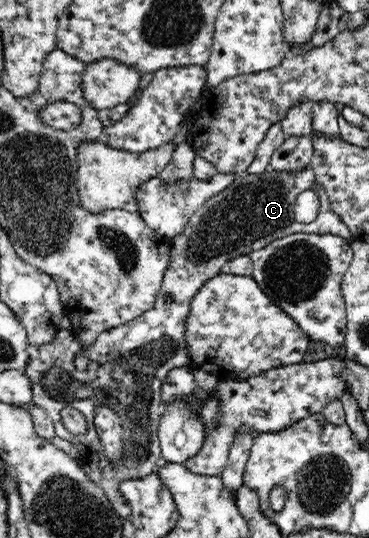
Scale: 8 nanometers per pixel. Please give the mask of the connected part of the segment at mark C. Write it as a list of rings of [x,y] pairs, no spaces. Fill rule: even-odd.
[[[310,165],[296,172],[272,171],[256,176],[248,174],[244,179],[236,177],[234,184],[205,201],[196,210],[196,213],[191,215],[184,229],[176,237],[170,239],[168,269],[164,271],[160,291],[157,293],[154,307],[150,311],[127,324],[102,332],[90,345],[83,345],[83,342],[80,342],[69,330],[60,331],[50,344],[40,347],[38,358],[32,357],[30,364],[23,369],[26,378],[32,383],[32,403],[48,412],[50,419],[54,422],[56,436],[71,442],[76,447],[75,449],[80,451],[88,478],[104,490],[112,508],[121,518],[127,518],[132,511],[130,503],[120,492],[120,485],[124,480],[139,480],[157,473],[160,463],[163,462],[159,443],[159,421],[166,409],[163,401],[163,385],[172,369],[190,366],[187,355],[185,355],[184,321],[188,317],[189,306],[197,290],[209,278],[220,274],[227,261],[234,257],[249,255],[250,252],[262,249],[277,238],[286,237],[290,233],[331,234],[340,236],[344,240],[350,240],[350,228],[336,213],[332,212],[325,196],[320,198],[319,213],[314,221],[300,222],[295,218],[295,201],[300,194],[308,190],[319,194],[322,192],[314,180]],[[80,355],[88,359],[88,369],[86,370],[76,370],[74,361]],[[102,405],[110,407],[120,417],[122,446],[124,446],[121,448],[120,461],[107,459],[99,434],[93,428],[86,429],[84,435],[73,436],[64,428],[61,420],[60,411],[70,407],[78,409],[84,414],[86,421],[92,423],[96,409]]]

